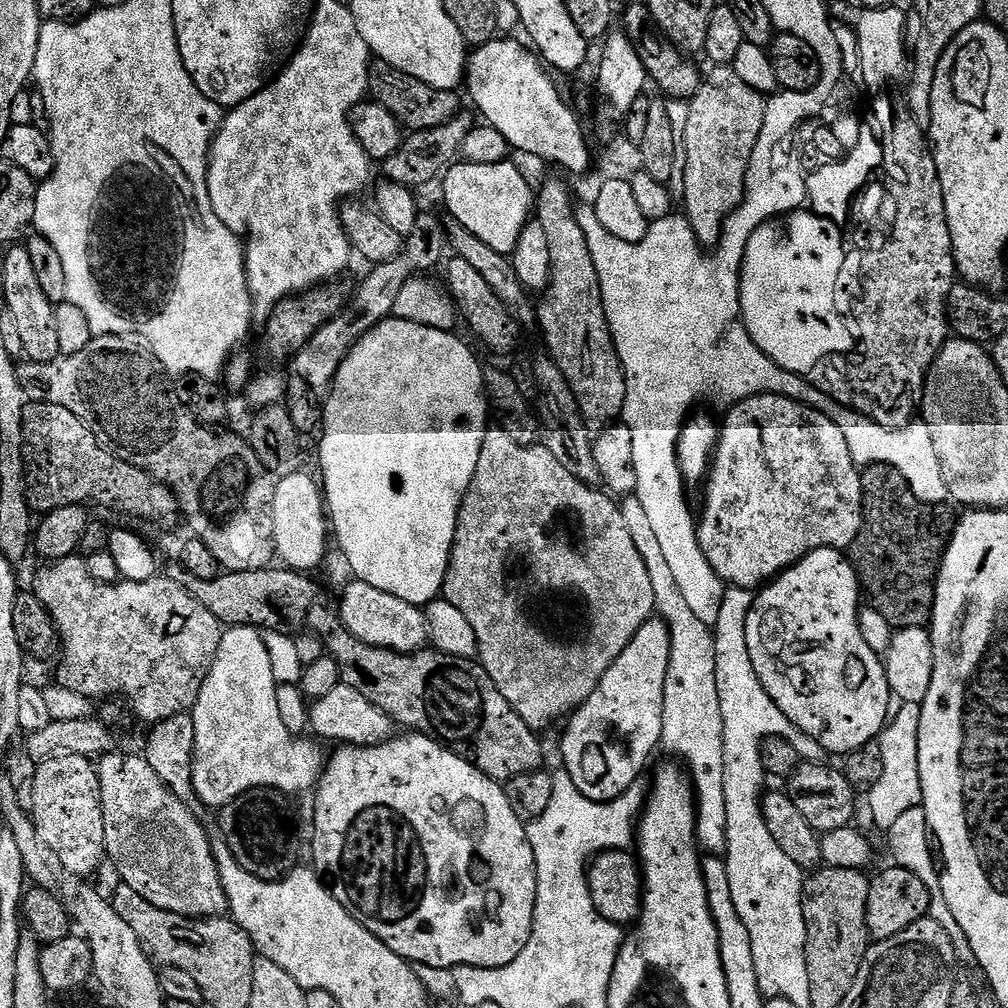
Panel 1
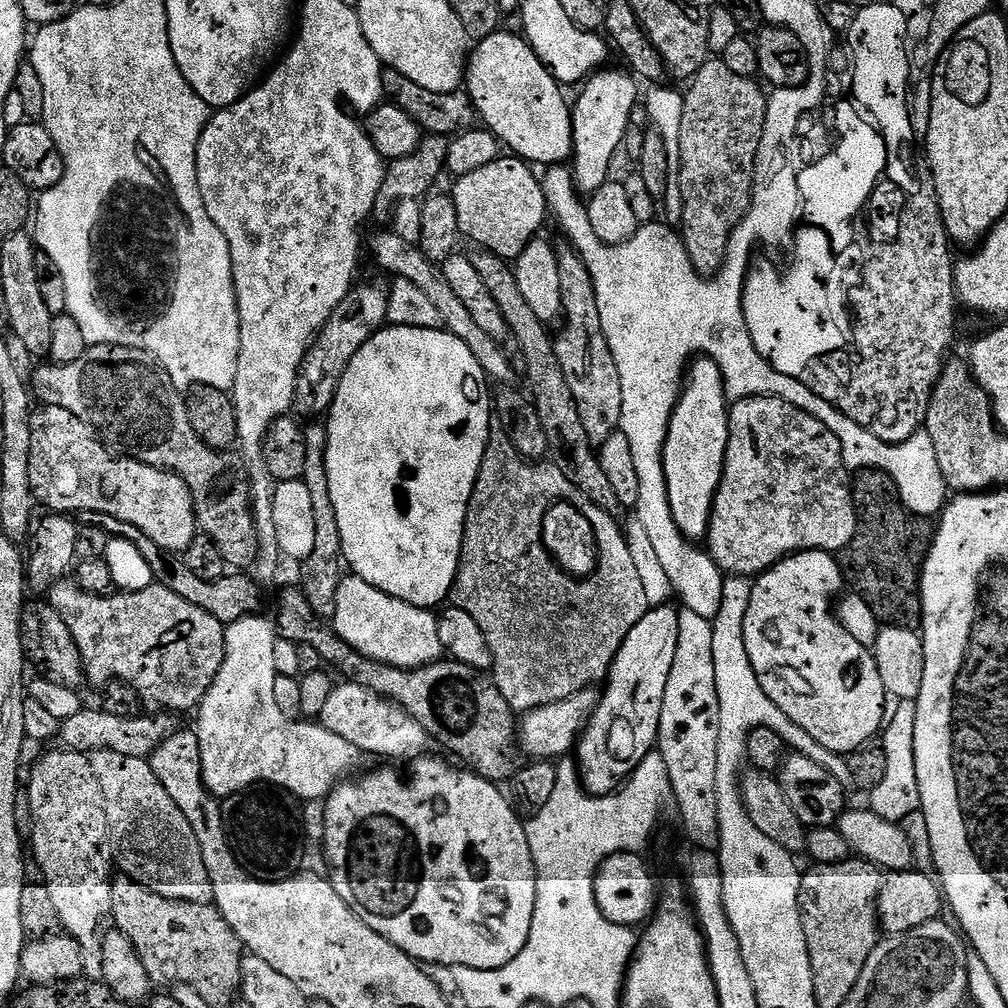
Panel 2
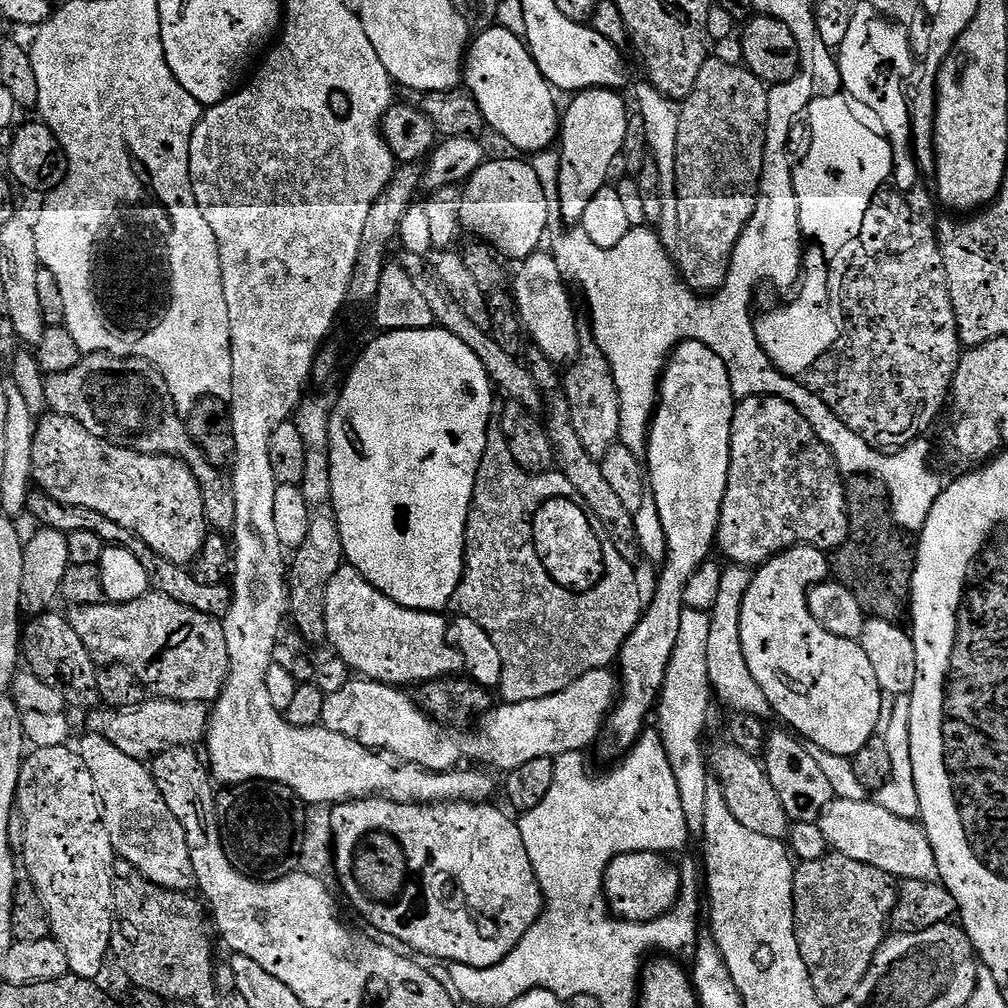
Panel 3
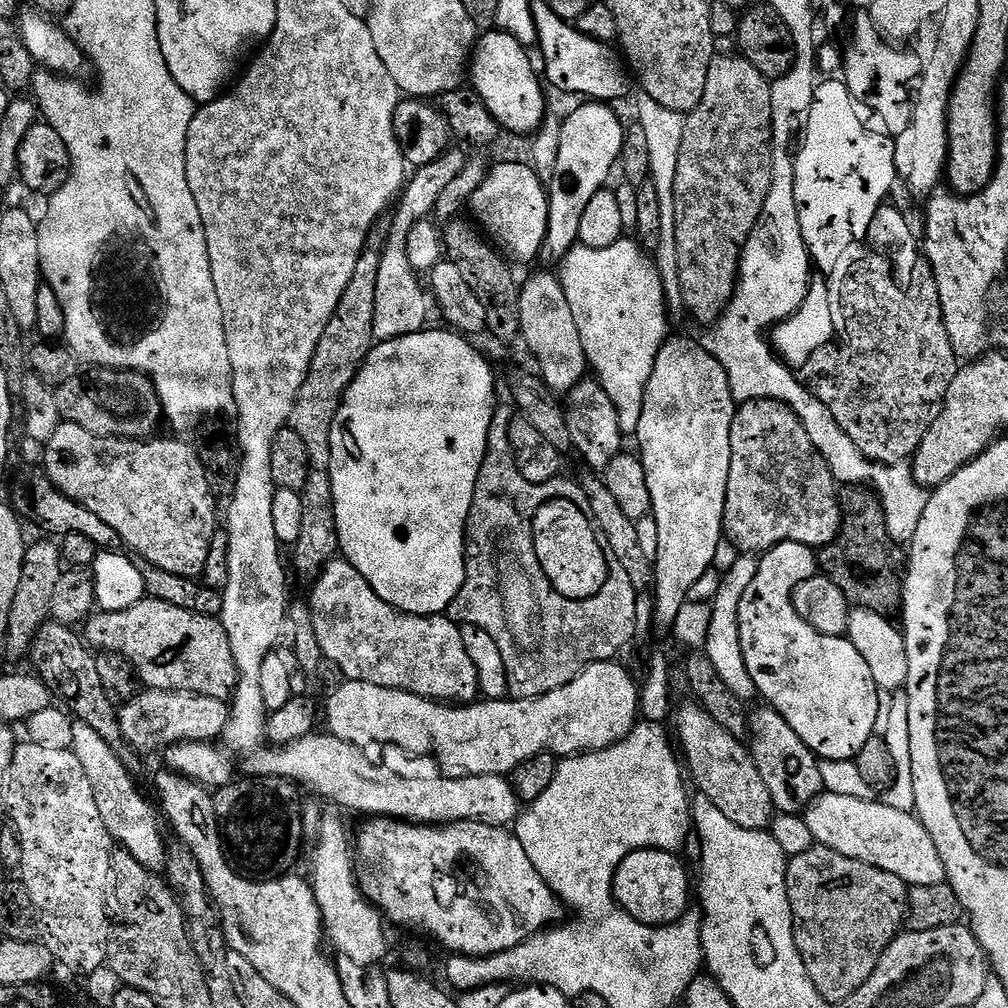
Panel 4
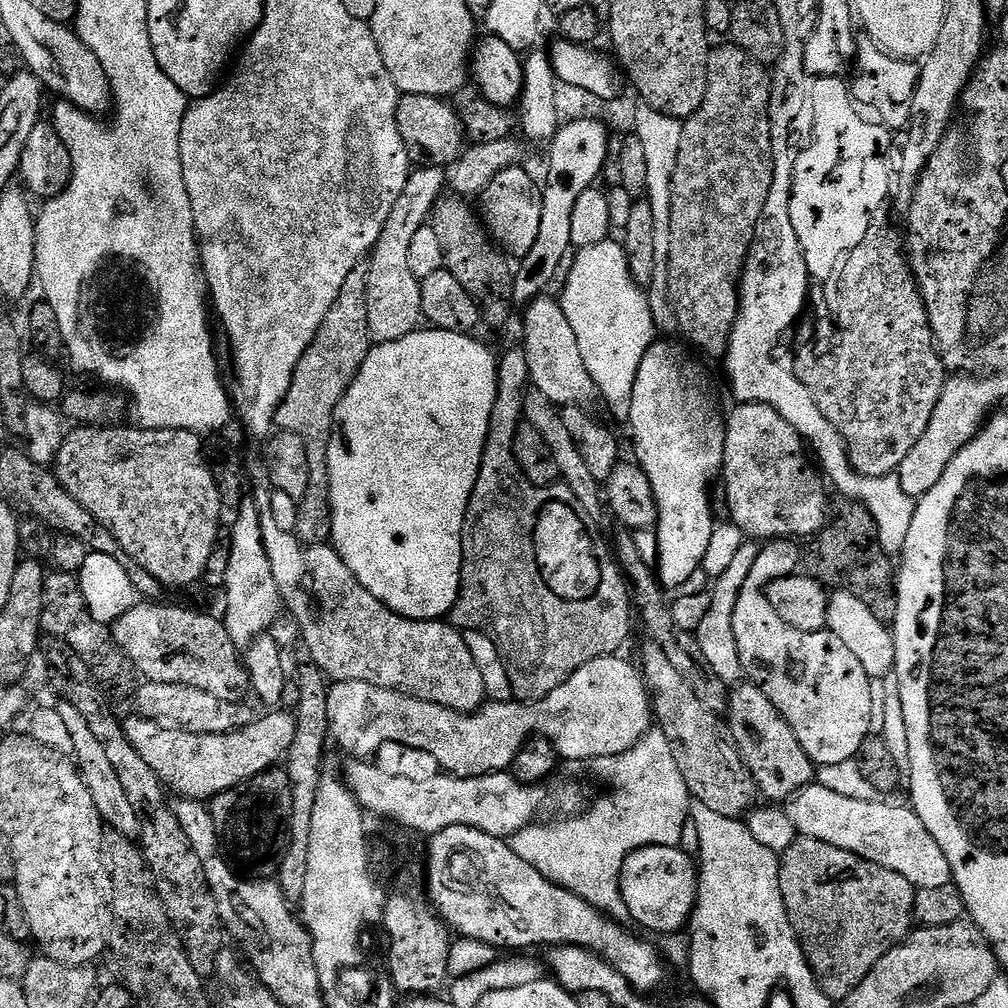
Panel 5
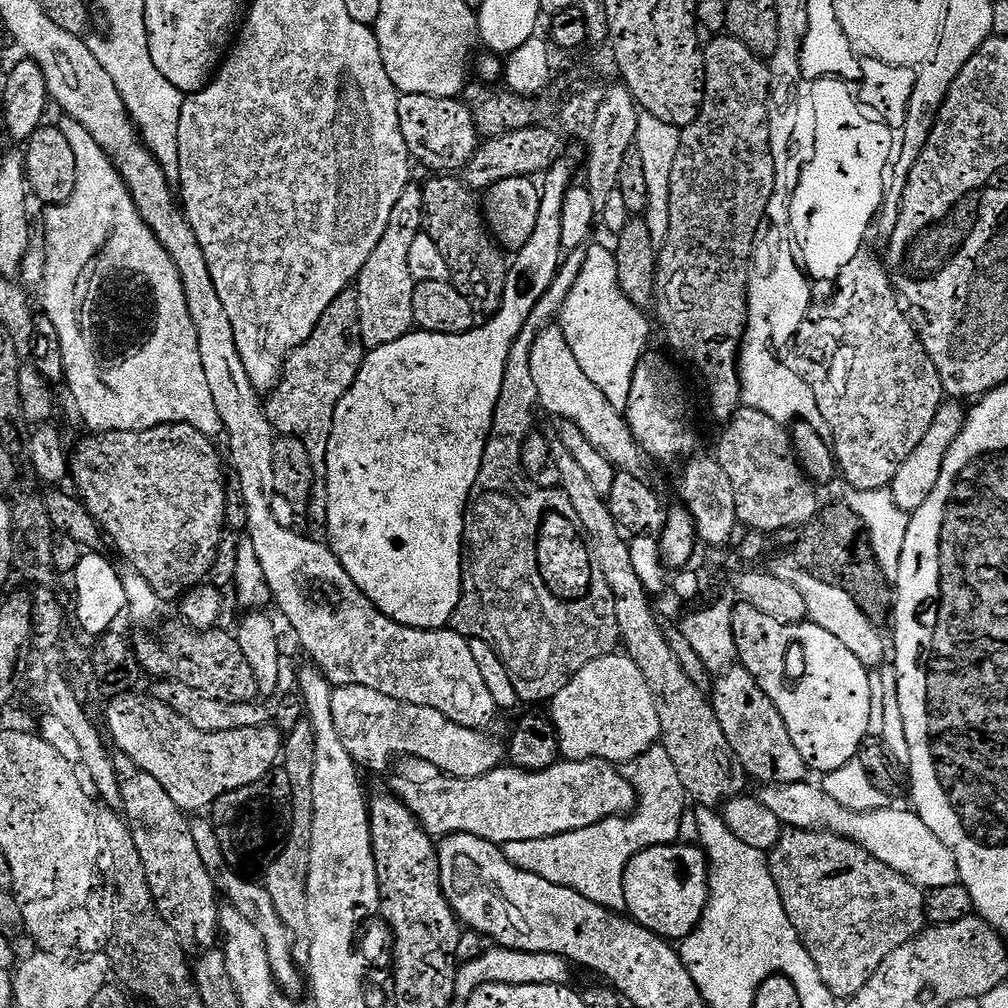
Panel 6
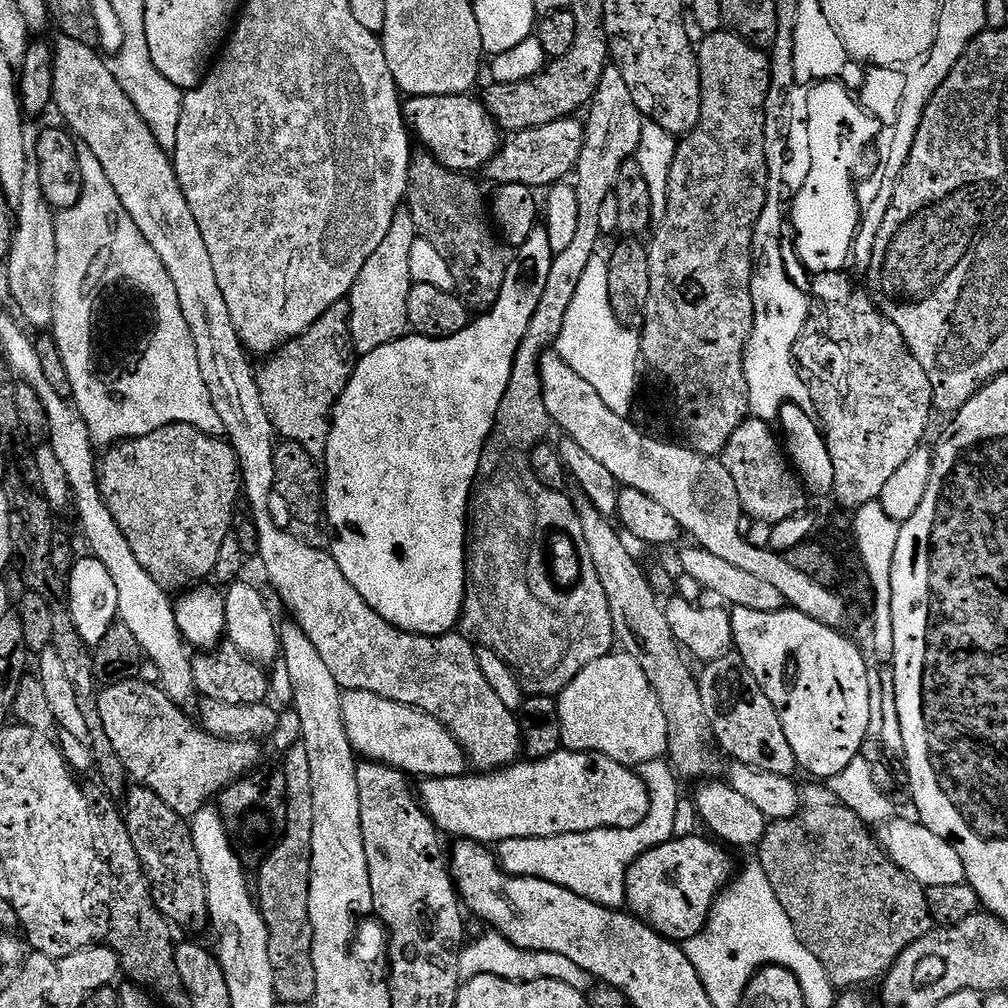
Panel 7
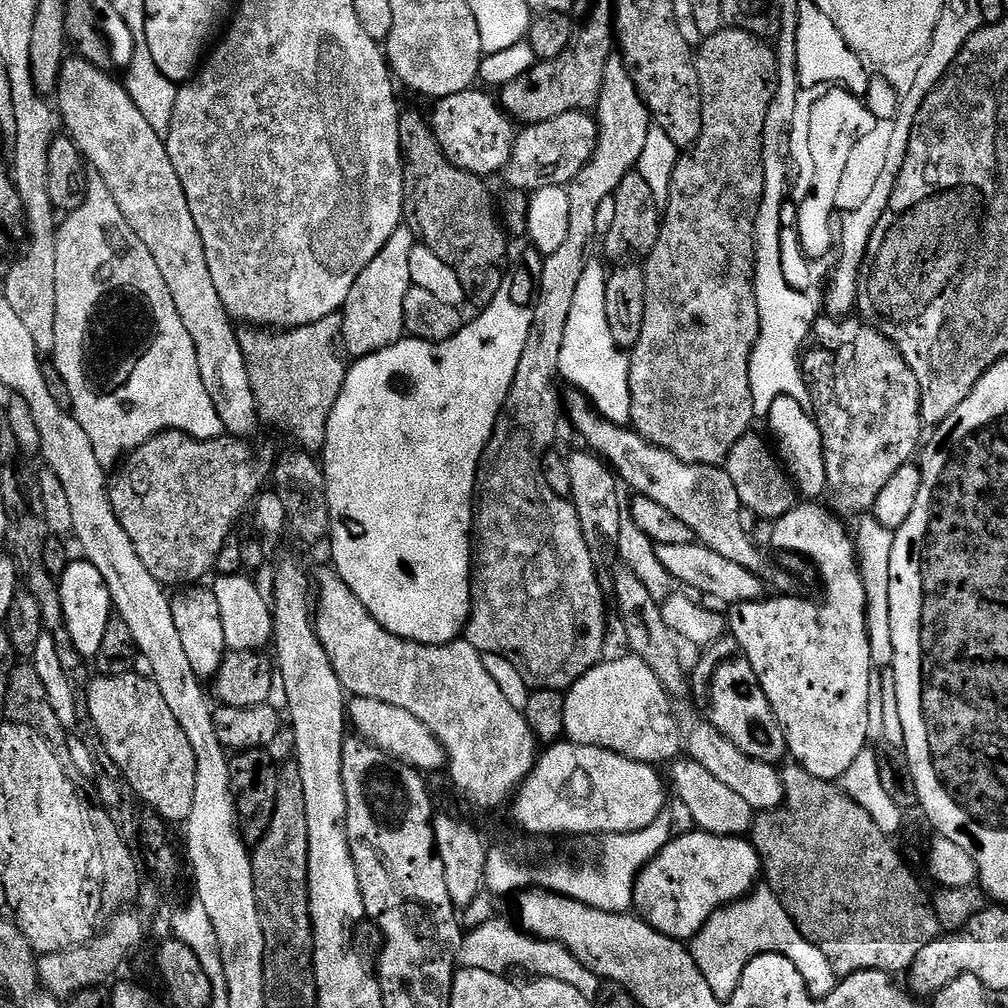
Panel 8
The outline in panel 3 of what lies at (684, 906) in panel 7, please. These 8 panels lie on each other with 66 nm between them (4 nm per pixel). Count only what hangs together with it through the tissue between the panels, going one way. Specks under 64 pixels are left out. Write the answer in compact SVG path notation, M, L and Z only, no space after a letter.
M631 852L615 856L604 875L604 897L612 915L635 924L651 924L667 917L680 899L680 870L664 854Z

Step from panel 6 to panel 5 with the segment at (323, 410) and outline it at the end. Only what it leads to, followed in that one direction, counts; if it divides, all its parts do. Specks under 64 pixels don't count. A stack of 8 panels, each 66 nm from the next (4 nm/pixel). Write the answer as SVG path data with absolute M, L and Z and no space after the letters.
M367 267L350 270L350 278L342 286L330 314L322 318L314 342L302 354L292 375L290 390L278 406L275 427L281 432L298 434L306 442L309 459L310 478L306 494L298 501L298 522L294 535L302 543L328 544L332 538L332 495L330 494L330 474L328 473L328 447L334 426L334 410L338 402L350 390L362 362L366 362L370 341L366 322L366 278Z

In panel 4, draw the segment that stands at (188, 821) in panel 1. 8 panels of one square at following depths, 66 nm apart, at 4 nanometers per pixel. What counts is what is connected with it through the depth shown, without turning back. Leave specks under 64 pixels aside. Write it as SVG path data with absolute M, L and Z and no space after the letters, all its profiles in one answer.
M79 722L74 723L74 742L71 749L78 762L82 762L82 770L86 770L90 778L94 790L94 802L98 802L98 814L102 814L106 830L142 866L159 873L167 865L170 851L169 845L164 845L166 824L157 805L140 793L135 778L120 761L121 753L109 746L97 732L90 730L90 726Z

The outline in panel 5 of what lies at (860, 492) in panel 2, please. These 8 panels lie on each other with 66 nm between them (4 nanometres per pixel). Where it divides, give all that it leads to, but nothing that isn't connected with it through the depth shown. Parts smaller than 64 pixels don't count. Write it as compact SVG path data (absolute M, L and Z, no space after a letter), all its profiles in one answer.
M847 498L833 499L828 523L807 544L802 556L807 575L819 580L829 589L854 594L854 598L863 602L870 609L870 614L874 614L874 618L878 618L883 624L891 625L895 621L898 610L898 576L894 571L894 560L881 550L876 523L864 505Z

